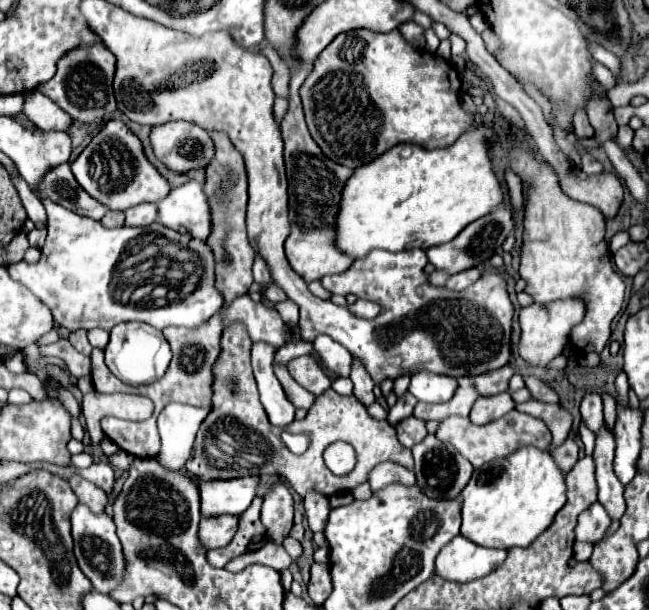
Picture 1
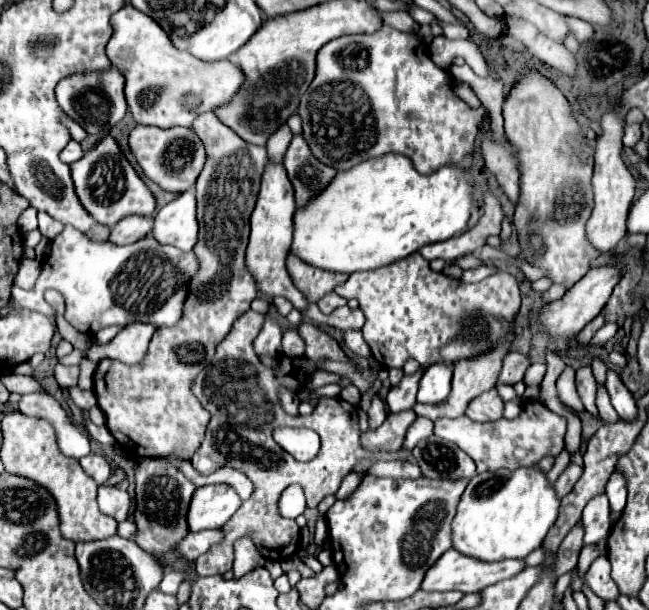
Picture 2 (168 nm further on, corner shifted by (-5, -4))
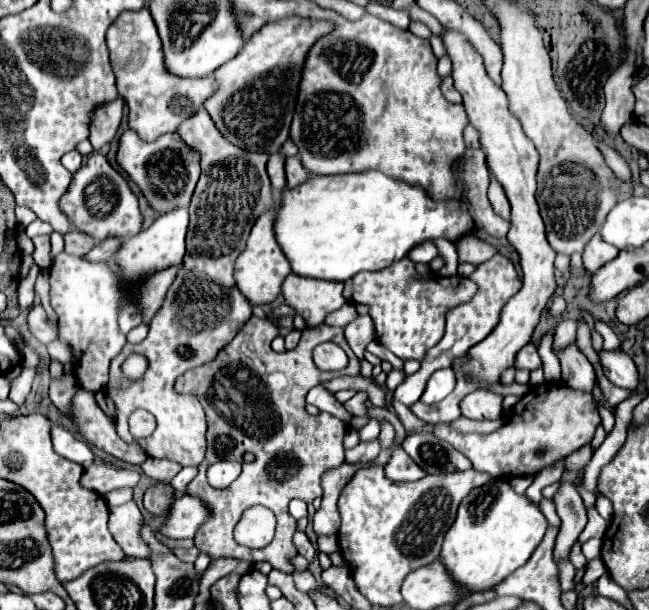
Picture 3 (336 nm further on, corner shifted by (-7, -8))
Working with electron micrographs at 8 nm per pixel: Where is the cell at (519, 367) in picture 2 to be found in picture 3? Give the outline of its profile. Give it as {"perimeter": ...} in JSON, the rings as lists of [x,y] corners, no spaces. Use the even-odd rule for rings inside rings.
{"perimeter":[[[526,344],[518,356],[516,356],[516,370],[534,370],[534,368],[540,368],[542,366],[542,360],[536,352],[536,346],[534,344]]]}

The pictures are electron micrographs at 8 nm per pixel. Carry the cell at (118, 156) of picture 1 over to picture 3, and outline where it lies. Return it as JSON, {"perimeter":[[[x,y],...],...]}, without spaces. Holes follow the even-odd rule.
{"perimeter":[[[100,152],[90,156],[76,172],[76,178],[72,178],[68,192],[60,200],[60,208],[78,230],[98,240],[104,240],[106,236],[134,236],[142,230],[144,218],[138,206],[138,196]]]}

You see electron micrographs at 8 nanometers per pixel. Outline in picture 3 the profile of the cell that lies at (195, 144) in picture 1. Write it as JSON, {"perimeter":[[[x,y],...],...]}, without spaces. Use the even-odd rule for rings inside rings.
{"perimeter":[[[126,130],[120,138],[118,164],[130,174],[158,214],[170,212],[178,206],[188,206],[200,178],[200,154],[184,144],[176,132],[164,134],[154,142],[144,142],[134,130]]]}

